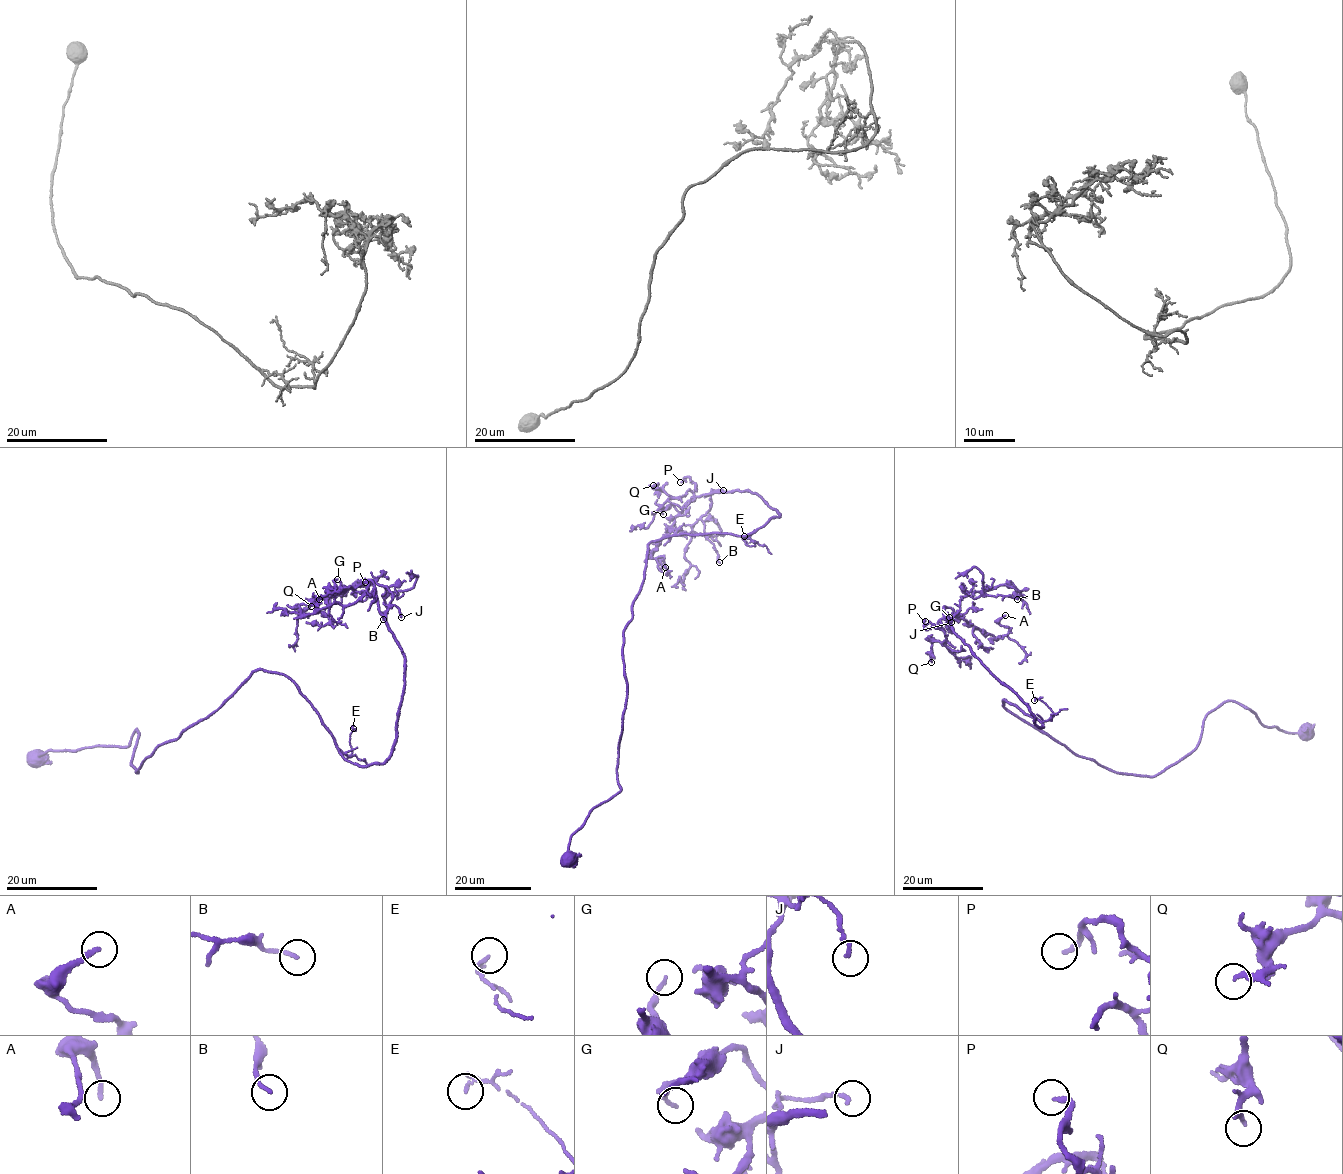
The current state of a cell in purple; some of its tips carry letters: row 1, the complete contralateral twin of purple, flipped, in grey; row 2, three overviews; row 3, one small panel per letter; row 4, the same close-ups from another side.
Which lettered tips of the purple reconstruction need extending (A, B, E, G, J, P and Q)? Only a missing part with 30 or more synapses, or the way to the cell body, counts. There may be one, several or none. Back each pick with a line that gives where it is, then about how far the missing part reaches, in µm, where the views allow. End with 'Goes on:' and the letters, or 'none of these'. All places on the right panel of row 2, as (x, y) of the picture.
Q: (931, 662) | 20 µm
Goes on: Q

